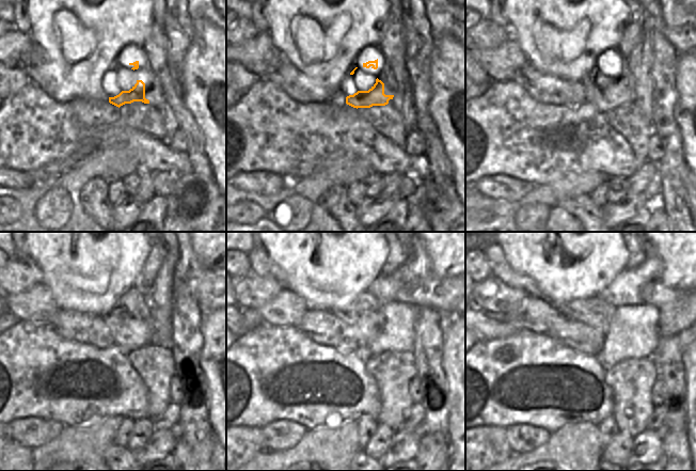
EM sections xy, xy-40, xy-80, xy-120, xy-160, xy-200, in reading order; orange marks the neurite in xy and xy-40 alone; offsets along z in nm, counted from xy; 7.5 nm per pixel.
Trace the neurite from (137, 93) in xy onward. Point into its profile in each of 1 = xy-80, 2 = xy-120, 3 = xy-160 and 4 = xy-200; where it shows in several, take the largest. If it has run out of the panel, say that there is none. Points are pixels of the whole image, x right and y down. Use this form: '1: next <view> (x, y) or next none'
1: next xy-80 (612, 96)
2: next xy-120 (128, 331)
3: next xy-160 (364, 317)
4: next xy-200 (595, 313)

